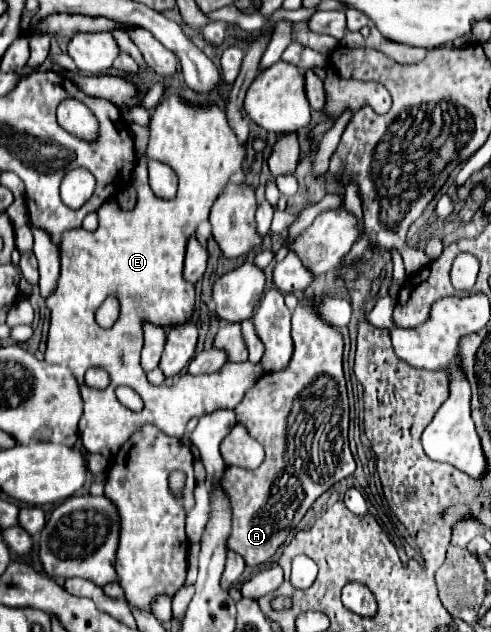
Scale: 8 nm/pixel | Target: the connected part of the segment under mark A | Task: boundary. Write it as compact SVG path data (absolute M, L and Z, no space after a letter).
M299 304L299 306L295 308L295 312L293 312L293 320L291 320L291 336L293 336L293 344L295 344L295 350L293 350L293 356L291 356L291 360L289 360L289 366L287 366L287 368L283 368L283 370L279 370L279 372L271 372L269 376L261 376L261 378L259 378L259 380L257 380L257 382L255 382L255 384L253 384L253 386L251 386L251 388L249 388L247 392L245 392L245 396L243 396L243 400L241 400L241 402L239 402L239 406L235 408L235 418L237 418L237 424L241 424L241 426L245 426L245 428L247 428L247 432L249 432L249 436L251 436L253 440L257 440L259 444L263 444L263 448L265 448L265 460L263 460L263 464L261 464L259 468L255 468L255 470L249 470L249 468L239 468L239 466L229 466L229 468L225 470L225 474L223 474L223 478L221 478L221 484L223 484L223 490L227 492L227 496L229 496L229 500L231 500L231 514L233 514L233 516L231 516L231 536L227 538L227 550L231 550L231 552L235 552L235 554L239 554L239 556L241 556L241 558L245 560L245 564L247 564L247 566L259 566L259 564L263 564L263 562L267 562L267 560L269 560L269 558L271 558L273 554L275 554L275 550L277 550L277 548L279 548L279 546L283 544L283 540L287 538L287 534L289 534L289 530L293 528L291 524L299 524L299 522L301 522L301 518L305 516L305 512L307 512L307 510L311 508L311 504L313 504L313 502L315 502L315 500L317 500L317 498L319 498L319 496L321 496L321 494L323 494L325 490L329 490L329 488L331 488L331 486L333 486L335 482L339 482L339 480L343 480L345 476L349 476L349 474L353 474L356 469L356 462L355 462L355 468L351 466L351 470L347 470L347 468L341 468L339 472L337 472L337 470L333 470L333 472L311 472L311 470L303 470L303 468L295 468L295 464L287 464L287 462L285 462L285 430L287 430L287 418L289 418L289 414L291 414L291 404L293 404L293 402L295 402L295 400L299 398L299 394L303 392L303 388L307 388L307 386L311 386L311 384L313 384L315 380L319 380L319 376L331 376L331 378L333 378L333 384L335 384L335 386L325 386L325 394L333 394L333 404L337 404L337 402L339 402L339 404L341 404L341 402L347 402L347 406L340 406L340 408L342 409L342 416L341 416L341 421L338 424L340 428L340 434L341 436L347 436L347 442L348 442L349 421L350 421L348 394L347 394L347 400L343 398L343 396L345 396L345 392L347 392L347 388L346 388L345 376L343 376L343 360L341 360L341 354L343 354L343 340L341 340L341 334L339 334L339 330L337 330L337 328L331 328L329 324L323 324L323 320L319 320L319 318L315 318L315 314L311 312L311 304Z

